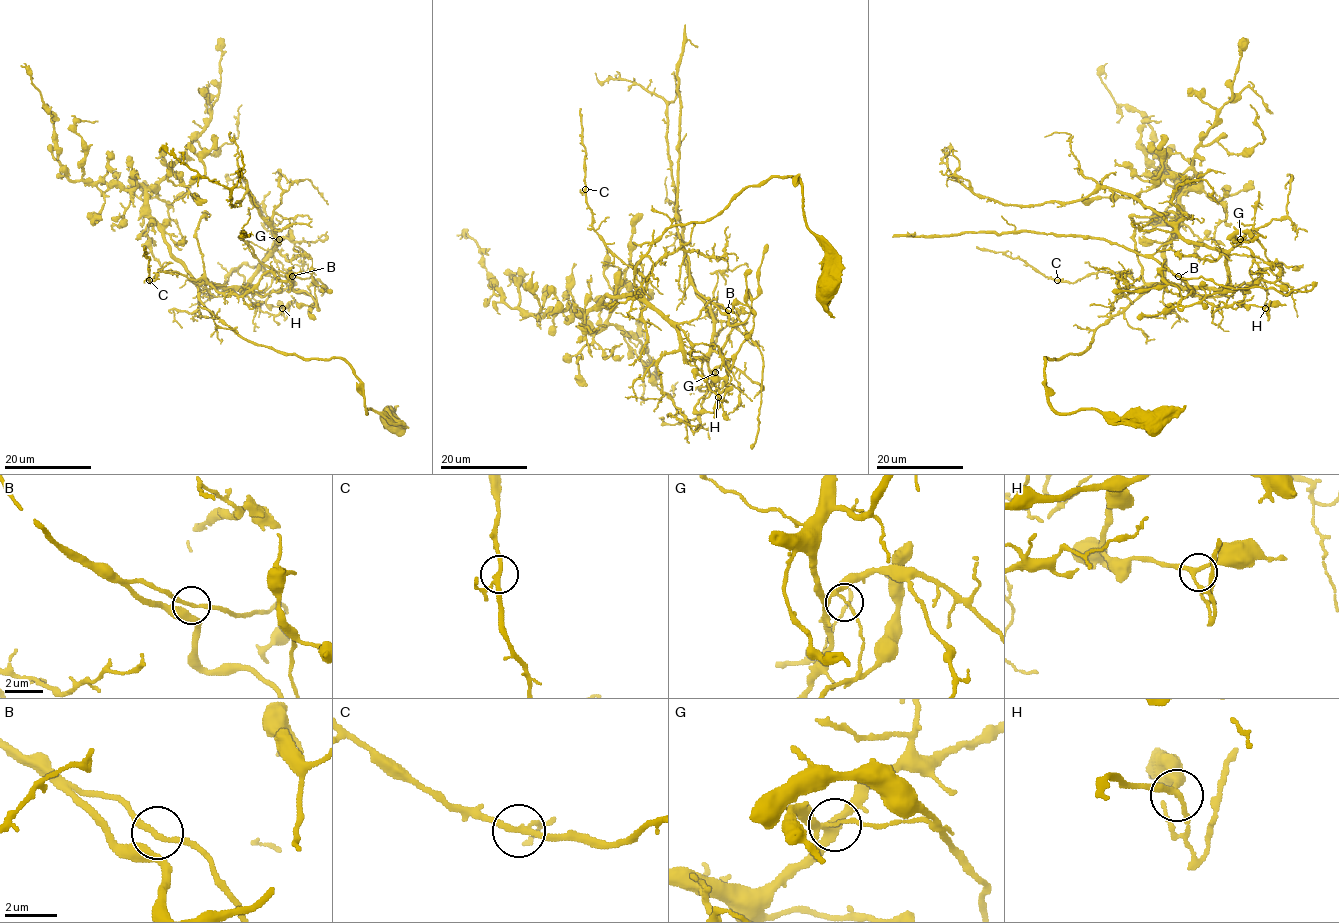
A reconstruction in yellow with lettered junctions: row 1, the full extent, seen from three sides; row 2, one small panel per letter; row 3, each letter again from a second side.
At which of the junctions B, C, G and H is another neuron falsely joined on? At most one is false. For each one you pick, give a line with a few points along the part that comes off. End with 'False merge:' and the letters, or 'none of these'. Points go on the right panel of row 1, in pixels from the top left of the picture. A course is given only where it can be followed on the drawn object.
G: foreign part runs (1240, 239), (1256, 239), (1280, 277), (1182, 306), (1193, 290), (1182, 278), (1095, 237), (908, 234), (914, 232)
False merge: G

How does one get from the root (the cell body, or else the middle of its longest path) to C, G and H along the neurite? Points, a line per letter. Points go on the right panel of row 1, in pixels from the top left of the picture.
C: (1154, 423), (1095, 409), (1057, 412), (1044, 359), (1081, 354), (1101, 325), (1162, 283), (1100, 271), (1057, 281)
G: (1154, 423), (1057, 412), (1044, 359), (1081, 354), (1161, 284), (1222, 288), (1240, 239)
H: (1154, 423), (1057, 412), (1044, 359), (1161, 284), (1222, 288), (1234, 253), (1262, 274), (1243, 302), (1265, 308)

